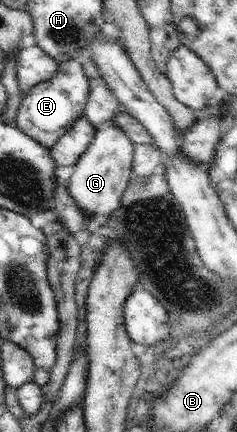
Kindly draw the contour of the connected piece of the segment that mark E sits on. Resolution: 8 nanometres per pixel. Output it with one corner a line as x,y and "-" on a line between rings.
71,59
59,64
56,73
45,82
39,83
27,94
23,95
18,115
16,127
29,138
38,142
44,148
50,150
52,146
62,137
72,126
83,116
89,98
88,78
84,75
83,65
78,60

